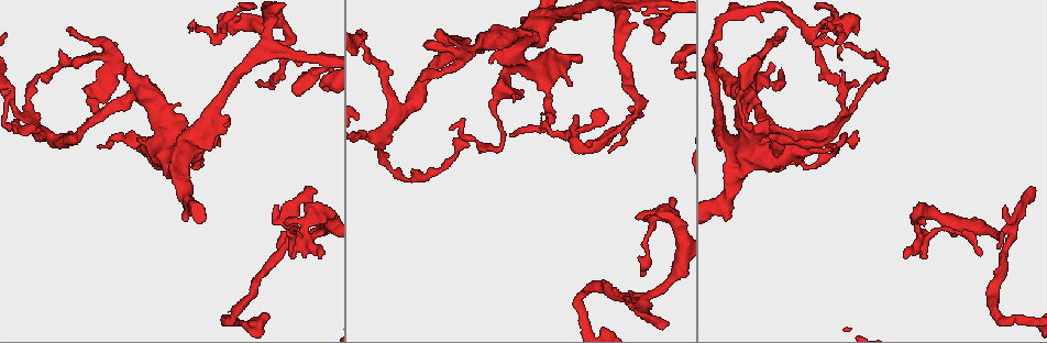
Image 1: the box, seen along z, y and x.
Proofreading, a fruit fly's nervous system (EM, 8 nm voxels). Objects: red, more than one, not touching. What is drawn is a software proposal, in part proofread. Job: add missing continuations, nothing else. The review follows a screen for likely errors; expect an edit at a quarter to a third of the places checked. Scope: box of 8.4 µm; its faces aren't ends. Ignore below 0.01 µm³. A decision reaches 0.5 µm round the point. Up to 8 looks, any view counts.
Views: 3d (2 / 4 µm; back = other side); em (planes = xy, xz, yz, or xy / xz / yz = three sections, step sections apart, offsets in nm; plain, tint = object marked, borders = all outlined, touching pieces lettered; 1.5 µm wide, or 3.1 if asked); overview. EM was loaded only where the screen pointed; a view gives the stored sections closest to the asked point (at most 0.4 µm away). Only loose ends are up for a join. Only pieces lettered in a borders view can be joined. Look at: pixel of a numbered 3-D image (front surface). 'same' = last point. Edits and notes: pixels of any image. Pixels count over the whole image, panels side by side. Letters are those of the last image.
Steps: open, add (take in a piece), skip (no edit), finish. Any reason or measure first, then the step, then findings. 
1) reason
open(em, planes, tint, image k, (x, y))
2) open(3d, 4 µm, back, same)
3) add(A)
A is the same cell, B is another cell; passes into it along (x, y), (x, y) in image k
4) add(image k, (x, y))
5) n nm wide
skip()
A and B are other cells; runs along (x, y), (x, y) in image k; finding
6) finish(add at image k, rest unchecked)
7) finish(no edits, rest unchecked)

thick end
open(em, planes, borders, image 1, (531, 33))

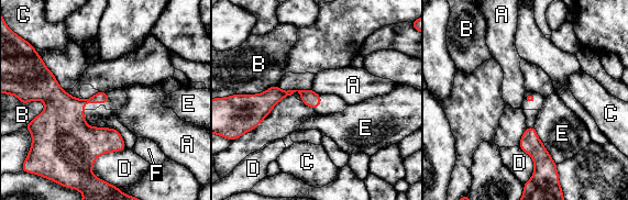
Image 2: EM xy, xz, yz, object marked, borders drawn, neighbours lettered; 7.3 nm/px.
skip()
A, B, C, D, E and F are other cells; no lettered piece goes on from it

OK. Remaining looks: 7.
tapers out
open(3d, 2 µm, image 1, (420, 78))

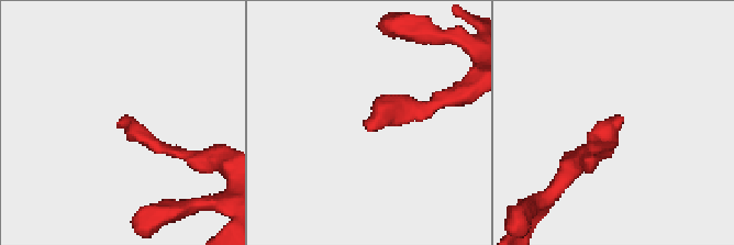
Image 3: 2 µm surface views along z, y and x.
shape alone is not enough
open(em, planes, borders, image 3, (616, 117))

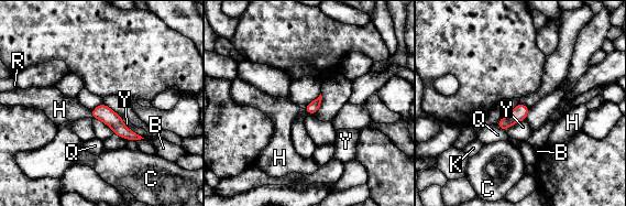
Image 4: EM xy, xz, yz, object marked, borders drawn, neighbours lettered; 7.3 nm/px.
add(H)
H is the same cell, B, C, K, Q, R and Y are other cells; passes into it along (102, 112), (91, 114), (59, 109) in image 4; the neuron continues

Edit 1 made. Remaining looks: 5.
free end
open(3d, 2 µm, image 1, (1032, 191))

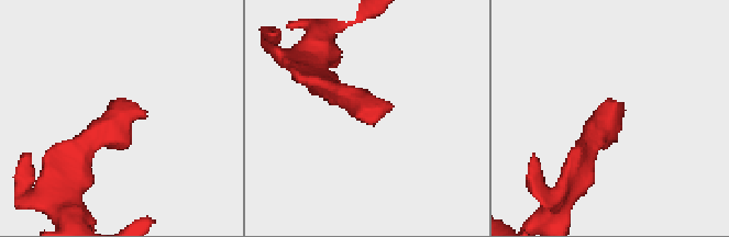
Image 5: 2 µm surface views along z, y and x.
open(em, 3.1 µm, yz, step 16, borders, image 5, (608, 118))

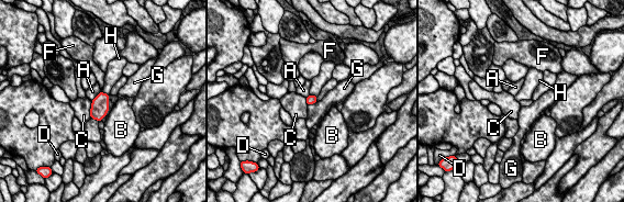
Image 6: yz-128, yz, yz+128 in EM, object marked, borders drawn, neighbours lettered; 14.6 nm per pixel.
C touches over 260 nm
skip()
A, B, C, D, F, G and H are other cells; border along (315, 101), (308, 105) in image 6; no lettered piece goes on from it

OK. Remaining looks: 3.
finish(add at image 4, rest unchecked)

